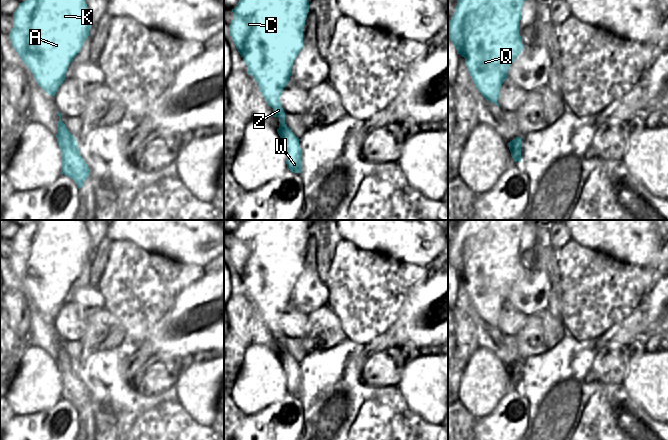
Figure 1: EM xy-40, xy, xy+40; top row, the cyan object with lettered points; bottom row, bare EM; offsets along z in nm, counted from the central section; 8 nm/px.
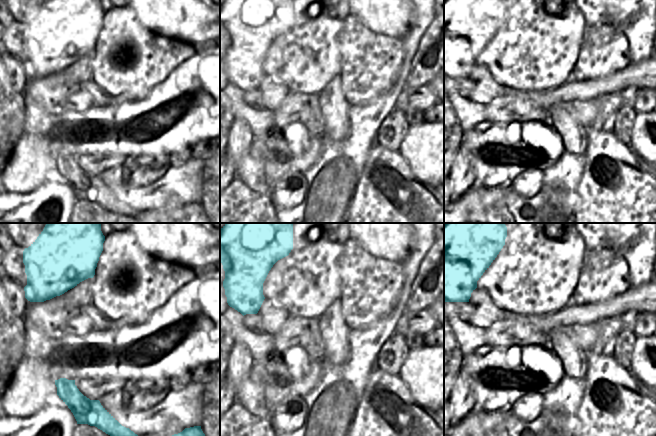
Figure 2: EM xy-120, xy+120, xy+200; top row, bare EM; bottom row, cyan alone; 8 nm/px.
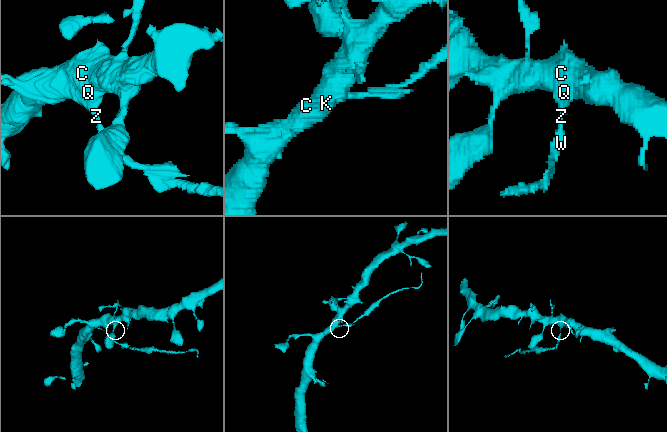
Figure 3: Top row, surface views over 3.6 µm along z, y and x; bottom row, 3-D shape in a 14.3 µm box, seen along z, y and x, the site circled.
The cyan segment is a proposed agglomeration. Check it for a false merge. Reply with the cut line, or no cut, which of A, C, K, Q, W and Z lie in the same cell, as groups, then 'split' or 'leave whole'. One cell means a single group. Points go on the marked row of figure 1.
xy (283, 119), (280, 122) | A C K Q Z / W | split

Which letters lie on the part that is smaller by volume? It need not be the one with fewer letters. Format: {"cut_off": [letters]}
{"cut_off": ["W"]}

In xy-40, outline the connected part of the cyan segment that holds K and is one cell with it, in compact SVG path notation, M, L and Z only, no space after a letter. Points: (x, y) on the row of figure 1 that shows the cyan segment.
M26 0L13 14L9 38L39 87L55 96L91 26L85 0Z

